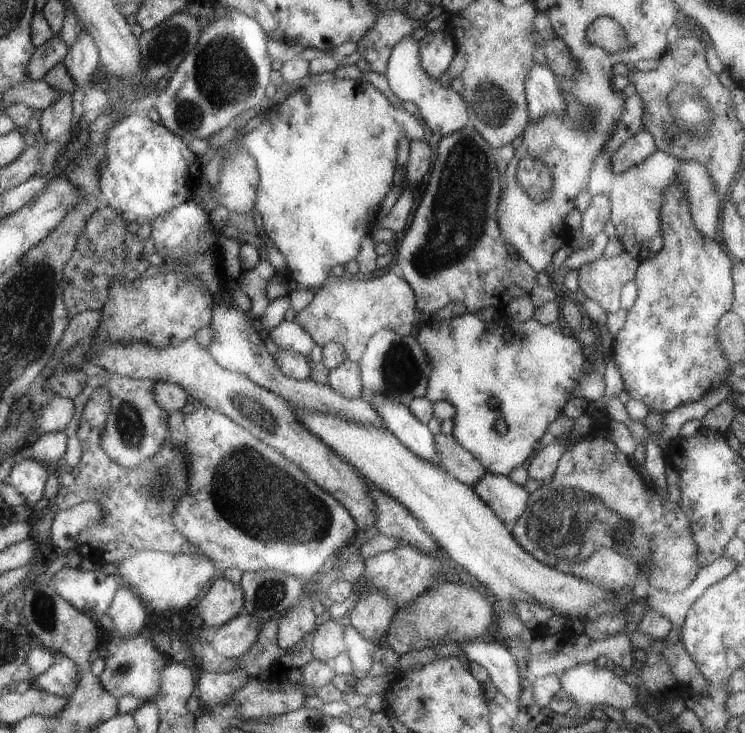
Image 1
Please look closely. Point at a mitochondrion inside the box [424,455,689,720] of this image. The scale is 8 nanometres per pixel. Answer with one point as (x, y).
(562, 519)

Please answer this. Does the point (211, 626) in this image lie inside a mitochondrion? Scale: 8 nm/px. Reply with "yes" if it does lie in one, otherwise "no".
no

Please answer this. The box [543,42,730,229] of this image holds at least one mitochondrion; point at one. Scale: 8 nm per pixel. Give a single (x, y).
(700, 108)

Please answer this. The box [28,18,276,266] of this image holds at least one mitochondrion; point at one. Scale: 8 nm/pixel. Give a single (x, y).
(225, 73)

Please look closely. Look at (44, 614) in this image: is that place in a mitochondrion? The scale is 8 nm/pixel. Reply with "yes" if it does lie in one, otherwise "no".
yes

